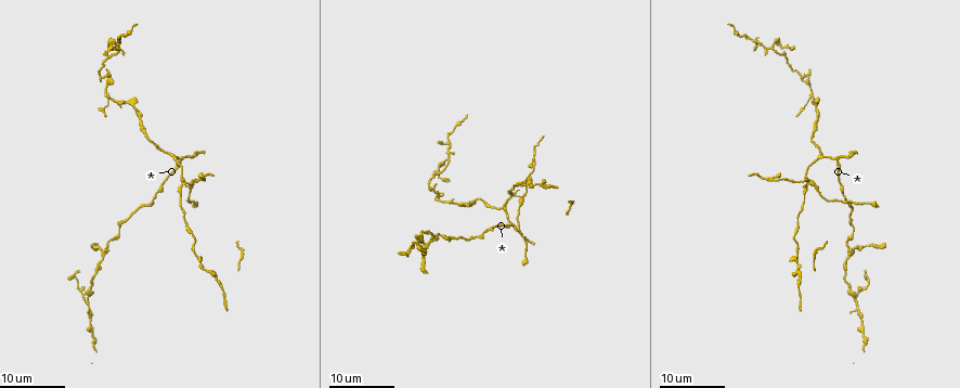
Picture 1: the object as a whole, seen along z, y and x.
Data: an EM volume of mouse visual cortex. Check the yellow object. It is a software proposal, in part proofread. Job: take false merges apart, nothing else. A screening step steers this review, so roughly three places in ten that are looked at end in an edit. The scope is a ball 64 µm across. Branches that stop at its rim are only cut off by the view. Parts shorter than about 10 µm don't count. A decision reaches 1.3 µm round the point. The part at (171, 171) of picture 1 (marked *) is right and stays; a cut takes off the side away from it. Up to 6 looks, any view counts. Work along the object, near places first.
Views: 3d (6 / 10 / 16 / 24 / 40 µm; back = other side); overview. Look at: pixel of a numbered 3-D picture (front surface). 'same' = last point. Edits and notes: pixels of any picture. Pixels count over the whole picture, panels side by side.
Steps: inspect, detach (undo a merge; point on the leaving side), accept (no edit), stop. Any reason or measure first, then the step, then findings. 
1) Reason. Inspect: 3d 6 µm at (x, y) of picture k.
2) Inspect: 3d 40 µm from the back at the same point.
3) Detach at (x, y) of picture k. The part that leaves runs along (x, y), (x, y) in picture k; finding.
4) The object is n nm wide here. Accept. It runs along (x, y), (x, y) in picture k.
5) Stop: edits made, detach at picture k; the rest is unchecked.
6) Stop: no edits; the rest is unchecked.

A fork. Inspect: 3d 24 µm at (821, 156) of picture 1.

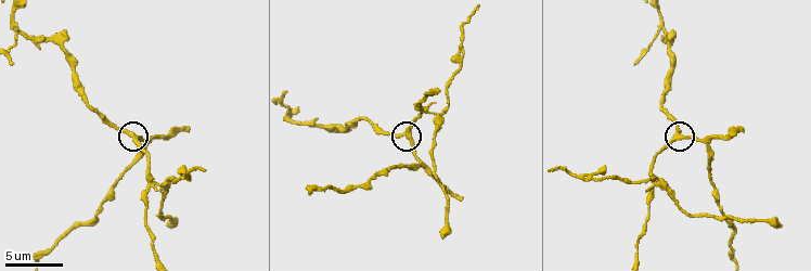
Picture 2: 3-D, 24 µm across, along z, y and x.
Zoom in. Inspect: 3d 6 µm at (128, 133) of picture 2.

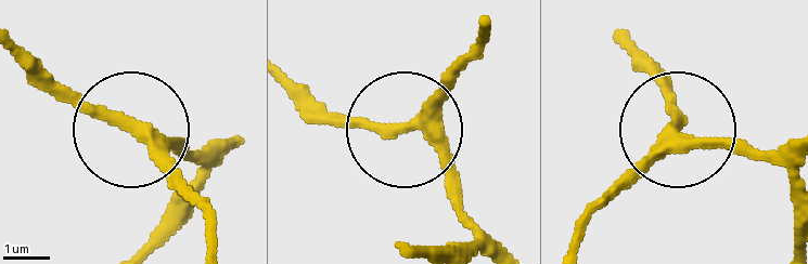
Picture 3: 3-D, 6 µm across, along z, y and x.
The side arm is 35 µm long. Accept. It runs along (796, 189), (765, 159), (671, 140), (605, 198) in picture 3; all the same cell.

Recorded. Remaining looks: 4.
Three-way junction. Inspect: 3d 24 µm at (851, 296) of picture 1.

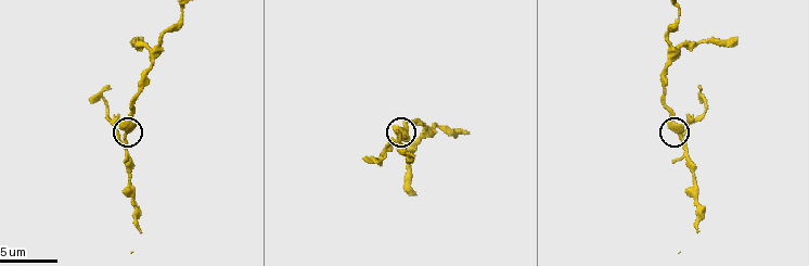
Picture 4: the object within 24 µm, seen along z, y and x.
Zoom in. Inspect: 3d 10 µm at (125, 136) of picture 4.

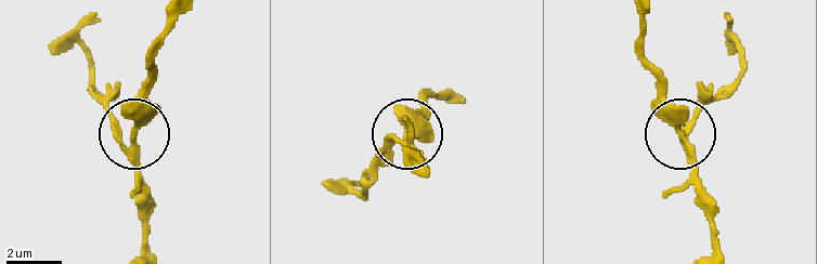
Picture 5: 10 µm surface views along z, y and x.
3 arms meet here. Accept. It runs along (647, 22), (639, 49), (684, 140), (696, 200) in picture 5; continuous, no second cell.

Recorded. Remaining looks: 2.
Sudden change in width. Inspect: 3d 24 µm at (197, 256) of picture 1.

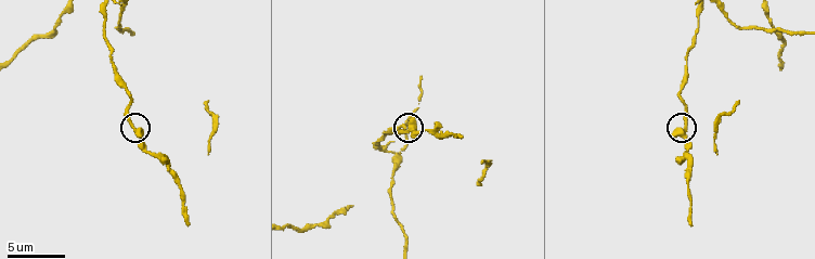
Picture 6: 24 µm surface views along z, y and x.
Inspect: 3d 10 µm at (405, 132) of picture 6.

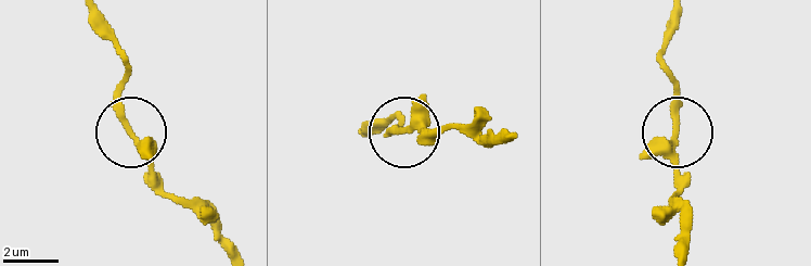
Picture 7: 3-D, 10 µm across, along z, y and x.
The object is 240 nm wide here. Accept. All the same cell.

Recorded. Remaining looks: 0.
Stop: no edits; the rest is unchecked.

